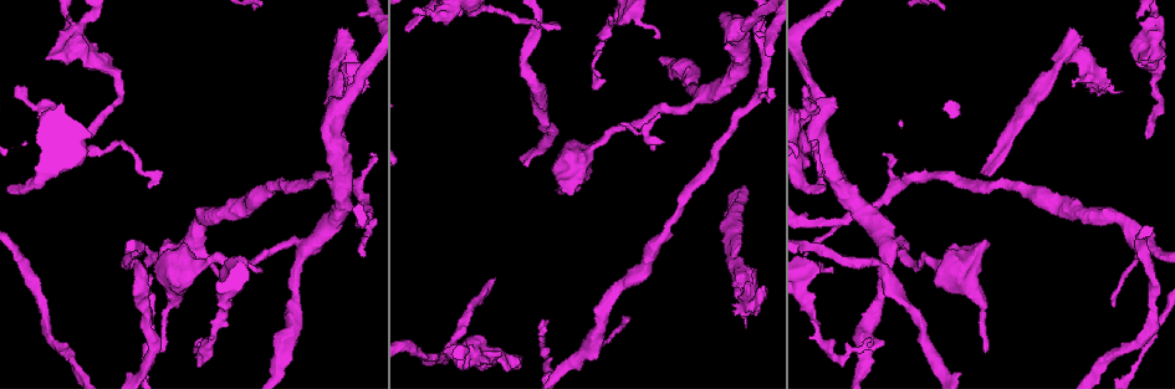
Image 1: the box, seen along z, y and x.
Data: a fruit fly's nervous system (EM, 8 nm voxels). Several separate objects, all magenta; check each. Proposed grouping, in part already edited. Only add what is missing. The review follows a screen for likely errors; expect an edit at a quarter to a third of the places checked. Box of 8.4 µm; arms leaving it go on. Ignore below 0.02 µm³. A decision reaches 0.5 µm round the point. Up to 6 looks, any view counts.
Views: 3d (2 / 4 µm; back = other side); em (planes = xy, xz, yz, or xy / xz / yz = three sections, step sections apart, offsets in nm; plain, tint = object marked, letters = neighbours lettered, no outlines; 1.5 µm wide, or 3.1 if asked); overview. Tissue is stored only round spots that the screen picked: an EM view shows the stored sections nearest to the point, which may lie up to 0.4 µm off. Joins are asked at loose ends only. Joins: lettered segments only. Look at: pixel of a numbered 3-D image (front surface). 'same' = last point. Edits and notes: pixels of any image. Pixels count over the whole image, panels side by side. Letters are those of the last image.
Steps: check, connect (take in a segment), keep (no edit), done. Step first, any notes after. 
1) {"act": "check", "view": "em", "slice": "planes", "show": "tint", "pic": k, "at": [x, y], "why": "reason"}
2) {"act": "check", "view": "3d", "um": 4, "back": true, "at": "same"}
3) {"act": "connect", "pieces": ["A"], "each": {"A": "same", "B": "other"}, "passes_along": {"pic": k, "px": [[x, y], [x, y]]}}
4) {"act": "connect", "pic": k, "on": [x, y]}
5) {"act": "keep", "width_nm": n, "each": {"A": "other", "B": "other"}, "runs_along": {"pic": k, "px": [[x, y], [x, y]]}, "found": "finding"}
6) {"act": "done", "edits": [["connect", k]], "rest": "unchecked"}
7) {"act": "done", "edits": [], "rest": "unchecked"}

{"act": "check", "view": "3d", "um": 2, "back": true, "pic": 1, "at": [46, 56], "why": "free end"}

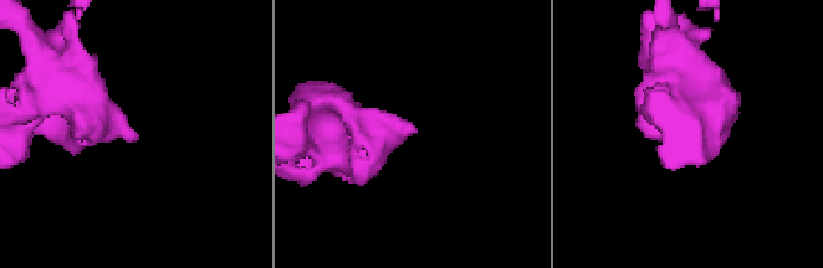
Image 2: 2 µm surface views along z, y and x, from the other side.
{"act": "check", "view": "em", "slice": "planes", "show": "letters", "pic": 2, "at": [134, 140]}

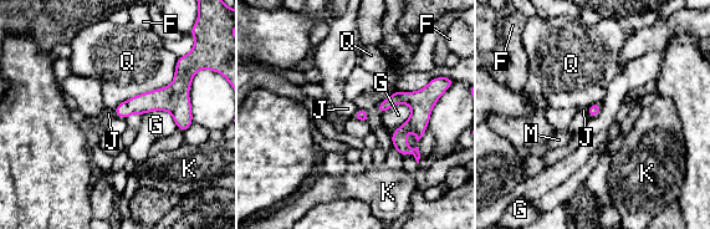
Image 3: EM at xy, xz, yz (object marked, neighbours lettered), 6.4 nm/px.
{"act": "keep", "each": {"F": "other", "G": "other", "J": "other", "K": "other", "M": "other", "Q": "other"}, "runs_along": {"pic": 3, "px": [[180, 77], [164, 98], [118, 112]]}, "found": "none of them fits"}

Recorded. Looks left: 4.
{"act": "check", "view": "3d", "um": 2, "pic": 1, "at": [1148, 138]}

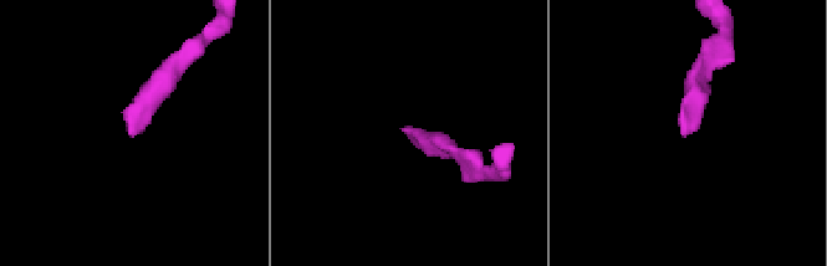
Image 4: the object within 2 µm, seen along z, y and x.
{"act": "check", "view": "em", "slice": "xy", "step": 8, "show": "letters", "pic": 4, "at": [686, 129]}

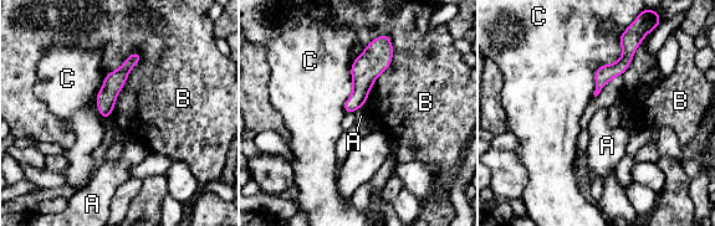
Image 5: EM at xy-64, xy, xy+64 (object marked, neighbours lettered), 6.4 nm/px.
{"act": "check", "view": "em", "slice": "planes", "show": "letters", "at": "same", "why": "cut it another way"}

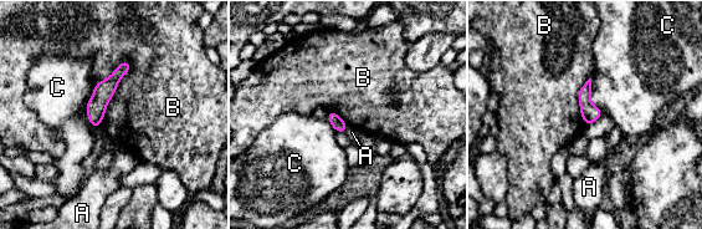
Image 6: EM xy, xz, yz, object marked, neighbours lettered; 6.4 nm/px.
{"act": "keep", "each": {"A": "other", "B": "other", "C": "other"}, "runs_along": {"pic": 6, "px": [[127, 65], [103, 91], [95, 123]]}, "found": "no lettered segment goes on from it"}

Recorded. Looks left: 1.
{"act": "done", "edits": [], "rest": "unchecked"}

